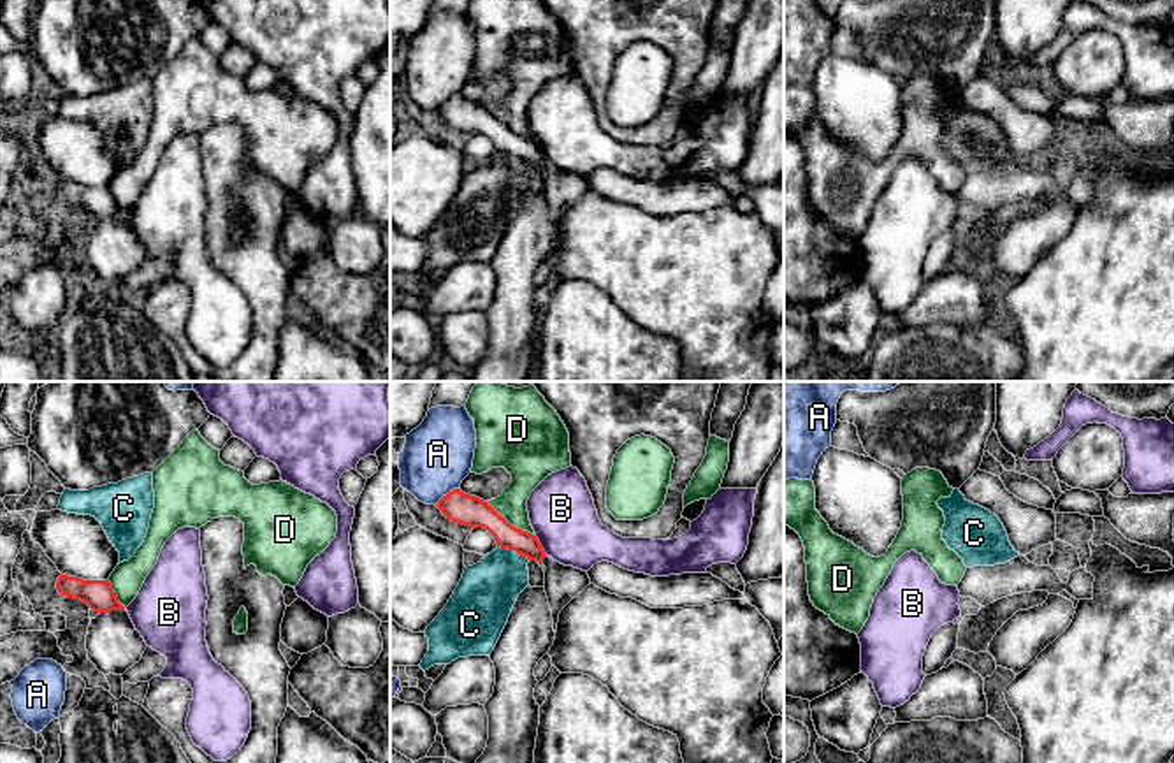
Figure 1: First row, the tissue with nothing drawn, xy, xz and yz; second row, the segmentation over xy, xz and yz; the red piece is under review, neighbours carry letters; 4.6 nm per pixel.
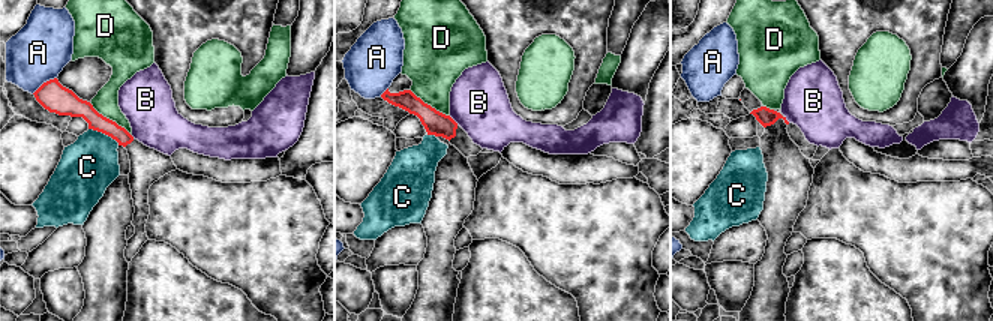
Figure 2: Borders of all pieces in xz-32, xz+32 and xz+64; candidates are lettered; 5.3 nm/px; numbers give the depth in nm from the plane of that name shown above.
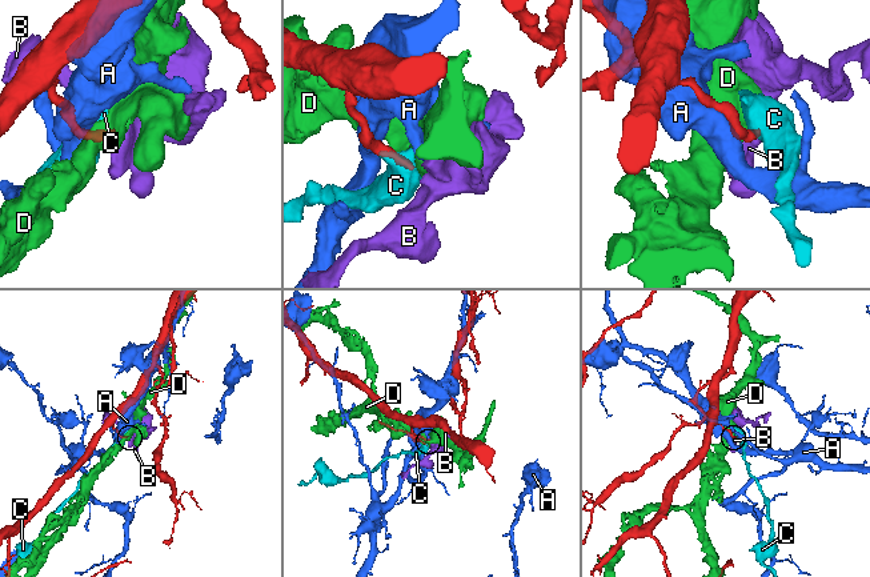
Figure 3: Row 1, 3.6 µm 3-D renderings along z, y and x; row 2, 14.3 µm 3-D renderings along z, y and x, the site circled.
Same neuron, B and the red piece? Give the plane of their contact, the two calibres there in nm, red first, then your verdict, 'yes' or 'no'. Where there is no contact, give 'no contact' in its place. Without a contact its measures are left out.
xz | 110/300 nm | no

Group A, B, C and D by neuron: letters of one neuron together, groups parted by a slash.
A / B / C / D

